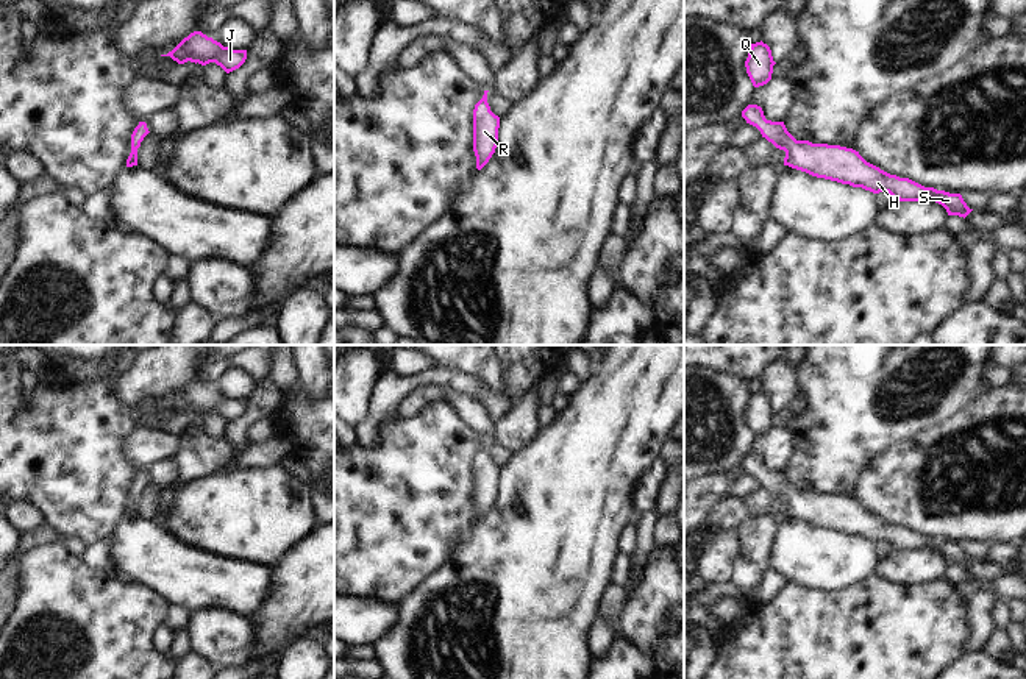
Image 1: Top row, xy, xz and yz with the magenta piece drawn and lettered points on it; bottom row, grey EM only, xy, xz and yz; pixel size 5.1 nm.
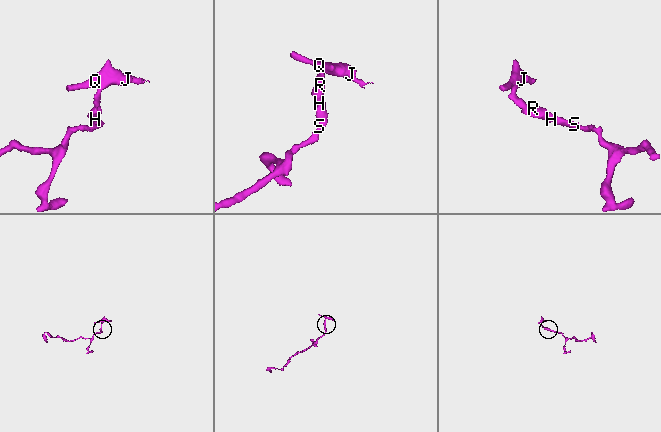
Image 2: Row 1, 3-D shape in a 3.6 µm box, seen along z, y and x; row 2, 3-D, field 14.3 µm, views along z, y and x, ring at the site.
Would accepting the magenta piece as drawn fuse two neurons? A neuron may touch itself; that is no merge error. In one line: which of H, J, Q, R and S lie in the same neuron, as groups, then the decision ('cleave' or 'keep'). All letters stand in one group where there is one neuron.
H J Q R S; keep

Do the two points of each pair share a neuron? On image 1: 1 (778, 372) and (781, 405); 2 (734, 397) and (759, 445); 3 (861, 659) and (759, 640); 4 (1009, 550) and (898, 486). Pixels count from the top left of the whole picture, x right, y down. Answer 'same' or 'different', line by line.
1: same
2: different
3: same
4: different

